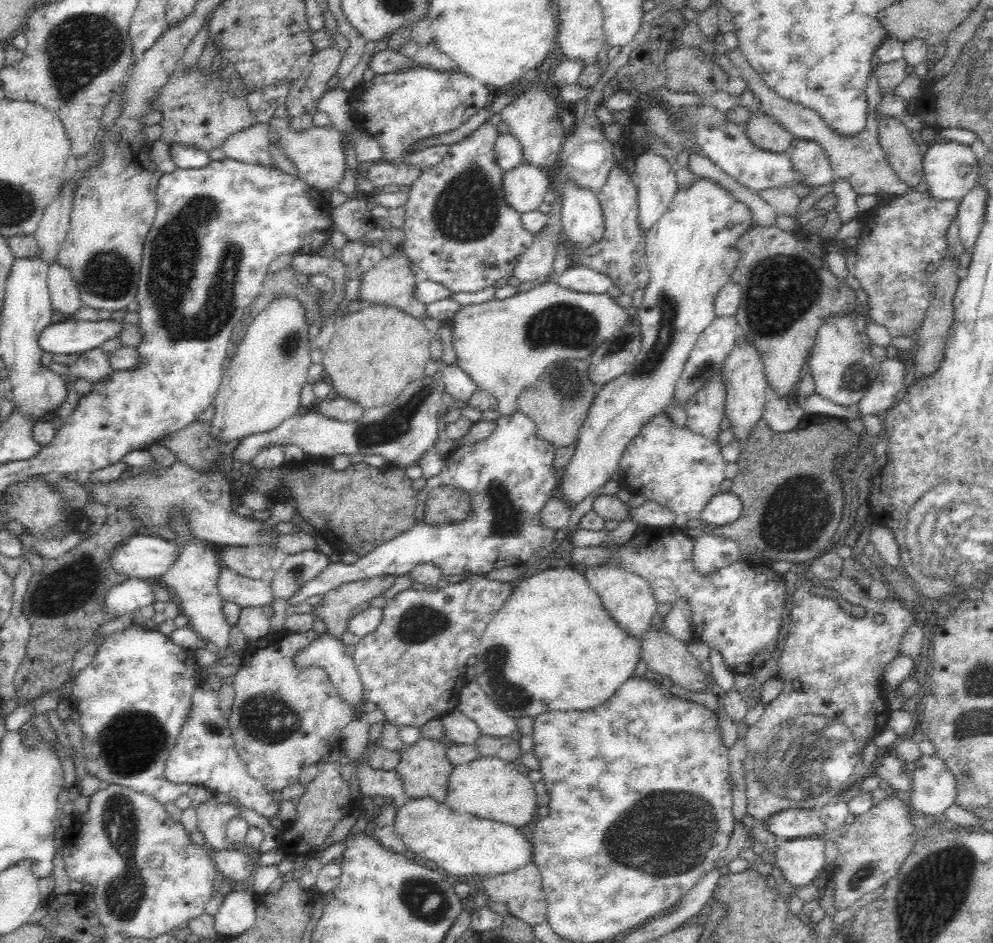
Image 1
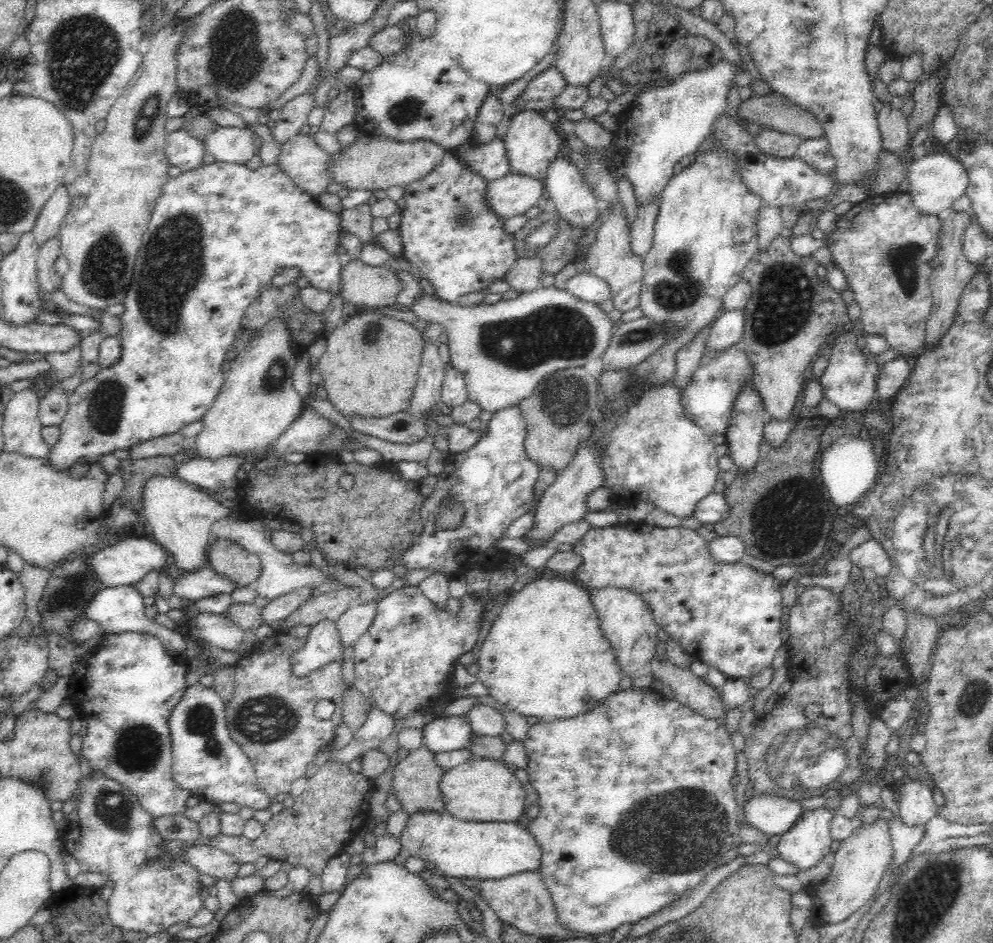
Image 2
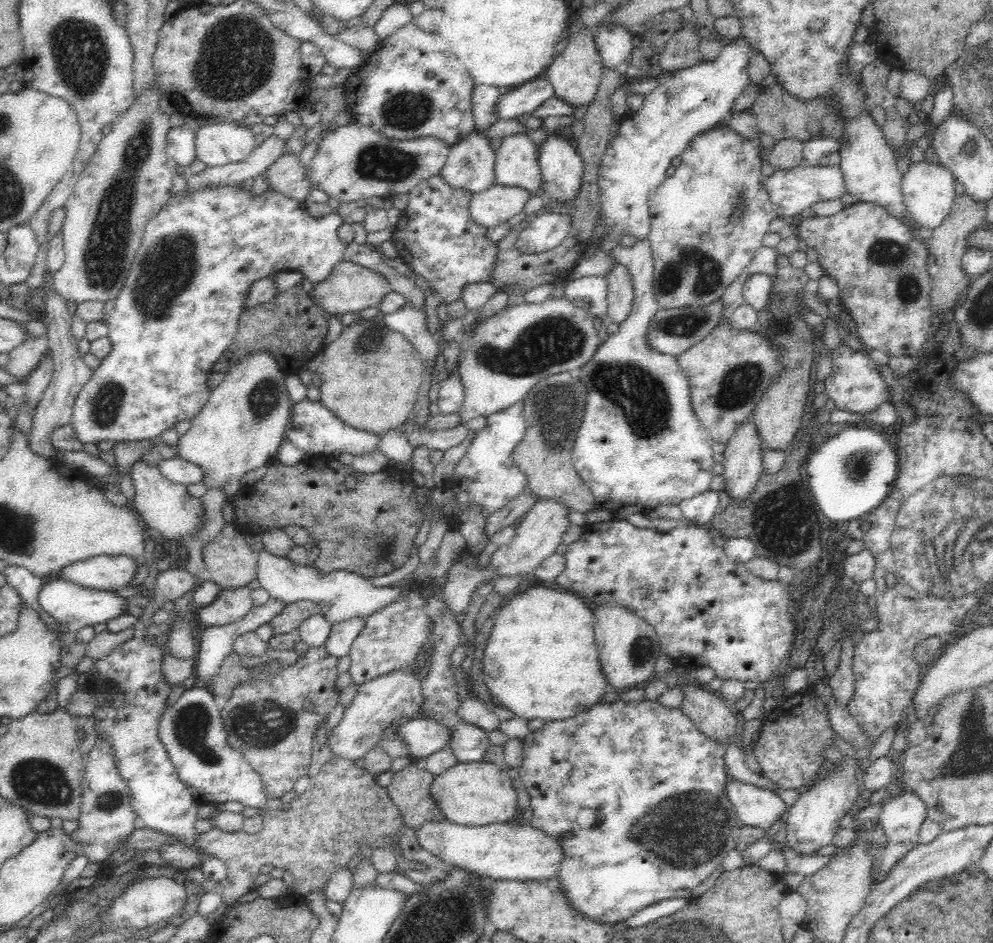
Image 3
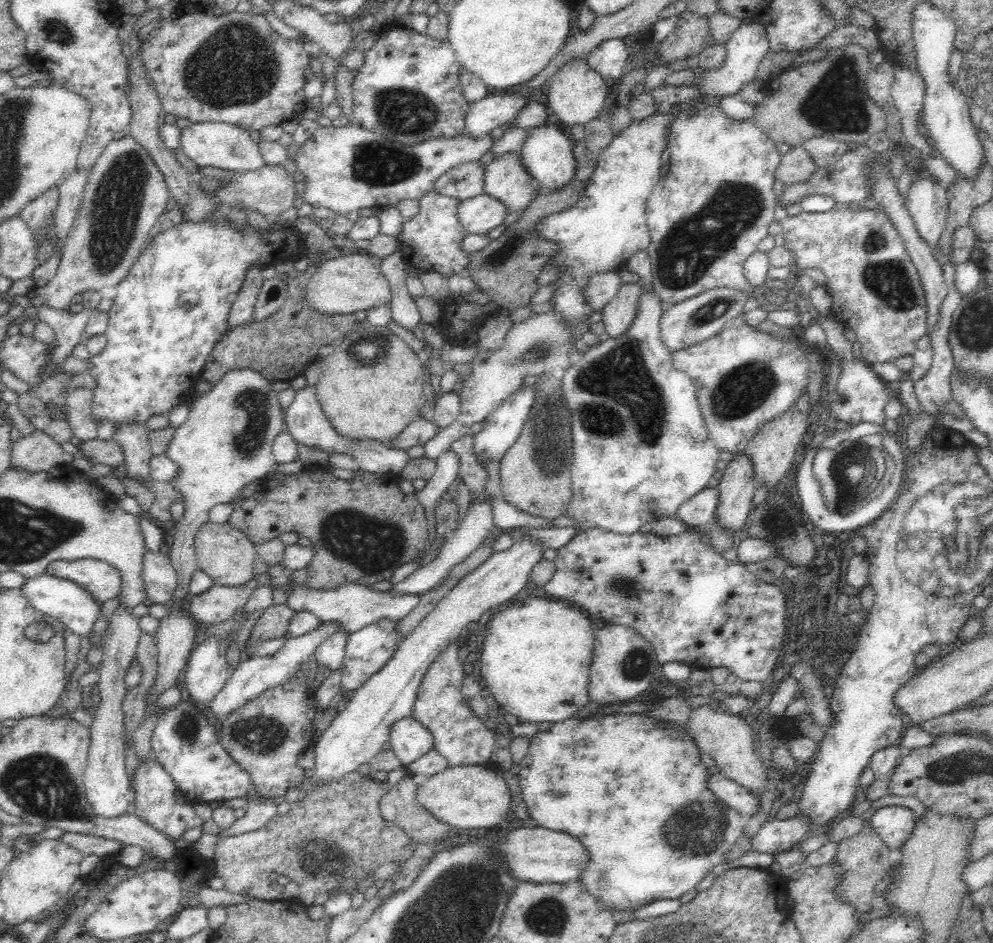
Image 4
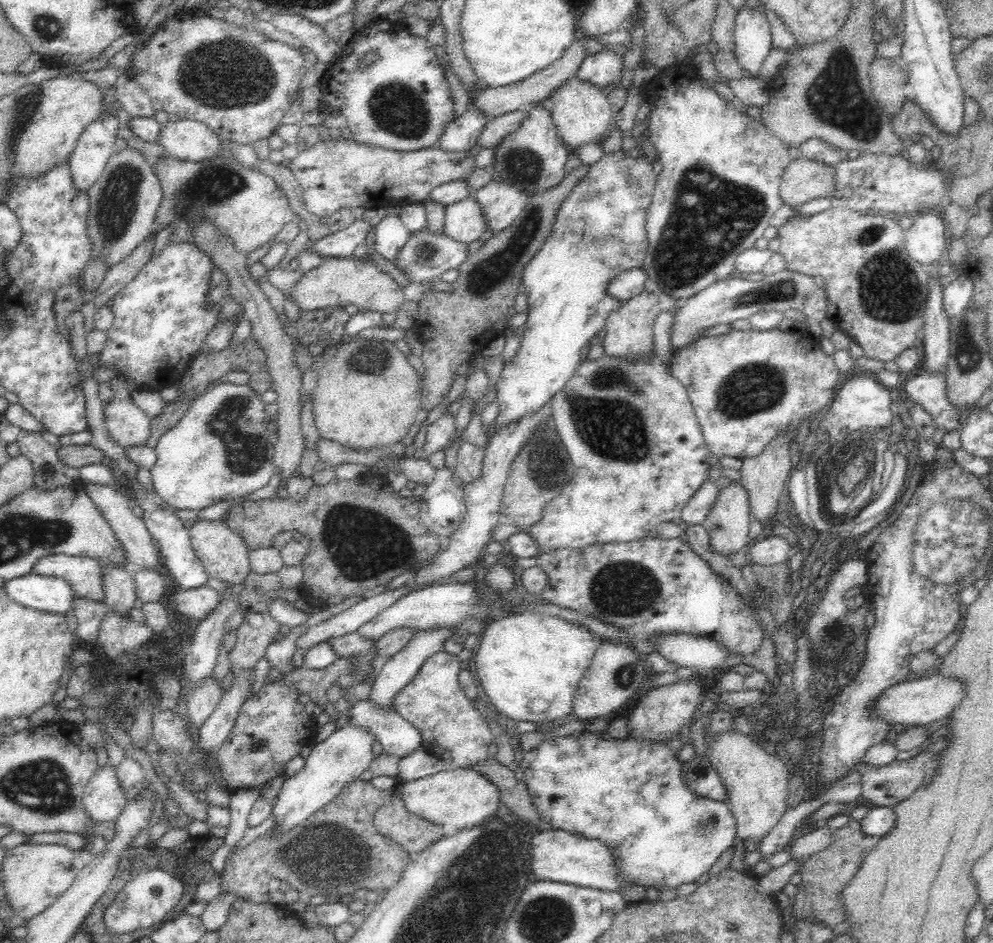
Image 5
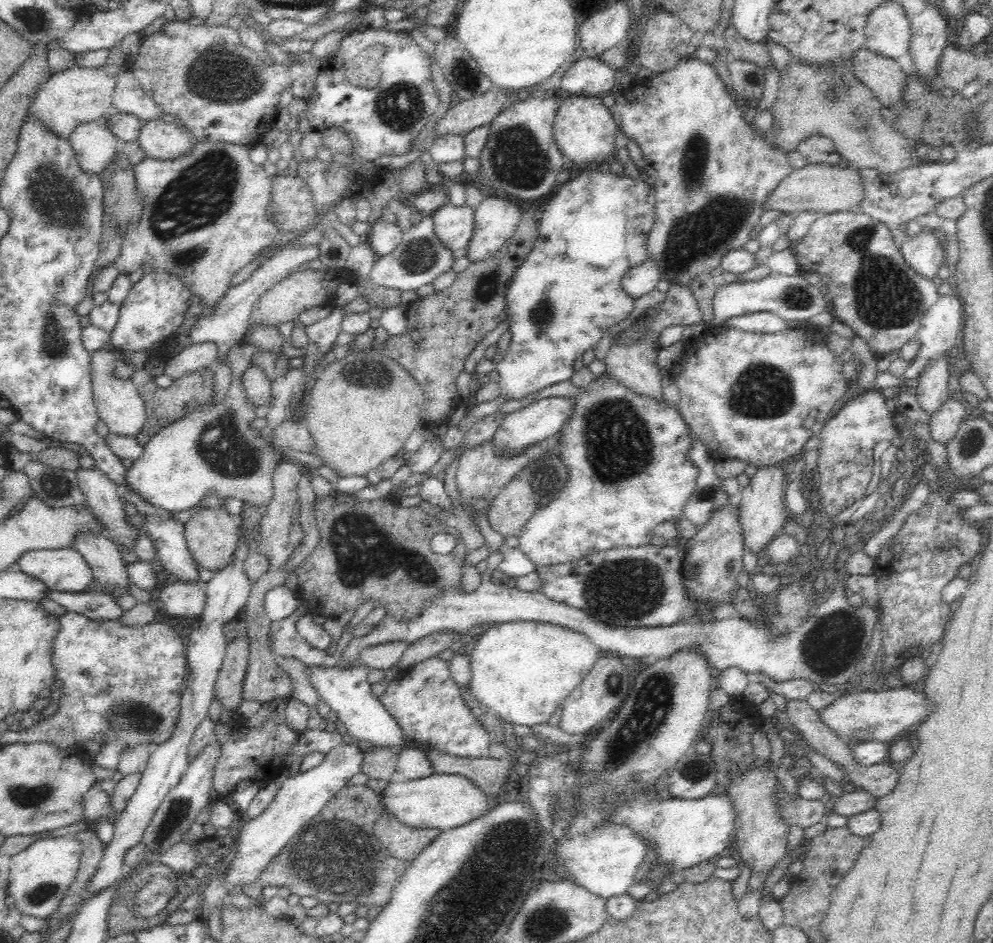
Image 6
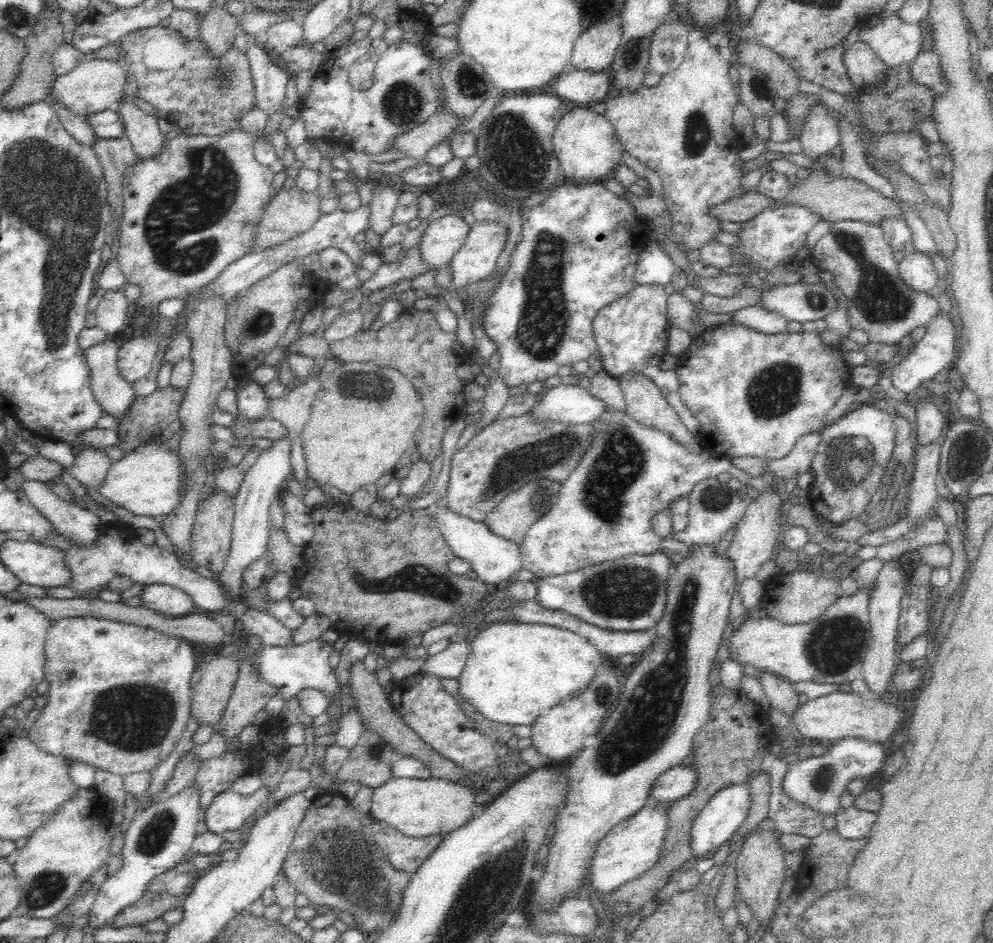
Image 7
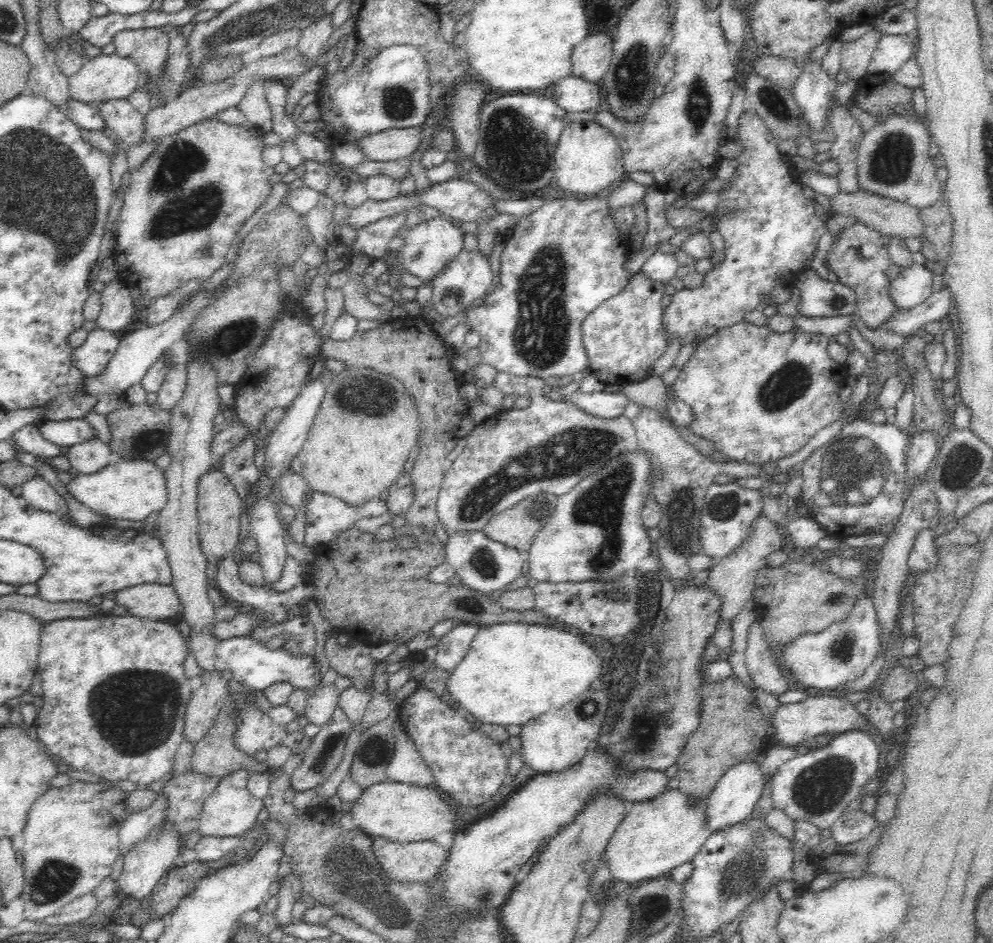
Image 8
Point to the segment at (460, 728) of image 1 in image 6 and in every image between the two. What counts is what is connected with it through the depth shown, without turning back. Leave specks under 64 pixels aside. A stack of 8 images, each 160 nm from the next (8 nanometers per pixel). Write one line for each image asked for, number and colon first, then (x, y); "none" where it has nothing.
2: (450, 732)
3: (423, 737)
4: (409, 740)
5: (398, 737)
6: (360, 713)

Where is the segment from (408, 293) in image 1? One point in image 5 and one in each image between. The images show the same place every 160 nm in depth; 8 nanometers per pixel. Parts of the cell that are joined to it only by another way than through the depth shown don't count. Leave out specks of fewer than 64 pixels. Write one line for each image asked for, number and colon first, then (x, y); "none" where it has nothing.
2: (362, 286)
3: (349, 287)
4: (350, 282)
5: (339, 280)

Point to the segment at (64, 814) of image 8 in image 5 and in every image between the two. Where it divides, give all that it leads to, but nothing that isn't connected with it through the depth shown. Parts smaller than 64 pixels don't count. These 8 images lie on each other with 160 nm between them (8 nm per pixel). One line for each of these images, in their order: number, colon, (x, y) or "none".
5: (35, 875)
6: (40, 875)
7: (57, 858)

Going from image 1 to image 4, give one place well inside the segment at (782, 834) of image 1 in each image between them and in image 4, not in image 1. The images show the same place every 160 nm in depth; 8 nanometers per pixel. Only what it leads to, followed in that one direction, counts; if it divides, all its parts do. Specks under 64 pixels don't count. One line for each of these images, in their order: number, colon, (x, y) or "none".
2: (772, 814)
3: (755, 806)
4: (736, 797)

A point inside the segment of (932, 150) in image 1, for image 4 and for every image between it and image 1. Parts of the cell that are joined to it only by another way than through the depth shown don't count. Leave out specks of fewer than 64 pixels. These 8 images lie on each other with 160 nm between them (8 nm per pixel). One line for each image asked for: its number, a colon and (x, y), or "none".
2: (935, 181)
3: (928, 192)
4: (927, 204)

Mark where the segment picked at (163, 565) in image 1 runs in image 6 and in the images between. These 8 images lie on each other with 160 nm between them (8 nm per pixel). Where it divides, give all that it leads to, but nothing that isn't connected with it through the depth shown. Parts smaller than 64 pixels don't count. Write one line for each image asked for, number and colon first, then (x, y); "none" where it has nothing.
2: (125, 563)
3: (108, 573)
4: (98, 578)
5: (82, 573)
6: (65, 570)

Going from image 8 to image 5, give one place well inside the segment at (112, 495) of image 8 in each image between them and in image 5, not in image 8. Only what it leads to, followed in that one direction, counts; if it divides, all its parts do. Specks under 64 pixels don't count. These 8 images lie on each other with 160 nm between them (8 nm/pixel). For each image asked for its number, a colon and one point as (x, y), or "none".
5: (220, 449)
6: (214, 449)
7: (146, 482)

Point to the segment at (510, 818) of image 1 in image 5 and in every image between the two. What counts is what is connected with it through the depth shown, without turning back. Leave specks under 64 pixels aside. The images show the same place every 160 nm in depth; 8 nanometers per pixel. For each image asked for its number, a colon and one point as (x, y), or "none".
2: (479, 790)
3: (474, 793)
4: (464, 797)
5: (457, 799)

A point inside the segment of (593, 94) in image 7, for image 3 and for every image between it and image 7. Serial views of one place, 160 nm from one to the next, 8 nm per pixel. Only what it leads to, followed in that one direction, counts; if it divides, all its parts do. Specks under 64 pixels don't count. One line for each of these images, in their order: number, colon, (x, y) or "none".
3: (614, 44)
4: (610, 59)
5: (603, 69)
6: (586, 77)

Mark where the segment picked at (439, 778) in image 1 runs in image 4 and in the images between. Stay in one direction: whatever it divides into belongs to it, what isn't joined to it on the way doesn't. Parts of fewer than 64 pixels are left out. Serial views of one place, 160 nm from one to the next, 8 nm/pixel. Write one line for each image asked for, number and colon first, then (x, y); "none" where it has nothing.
2: (416, 778)
3: (409, 790)
4: (399, 806)

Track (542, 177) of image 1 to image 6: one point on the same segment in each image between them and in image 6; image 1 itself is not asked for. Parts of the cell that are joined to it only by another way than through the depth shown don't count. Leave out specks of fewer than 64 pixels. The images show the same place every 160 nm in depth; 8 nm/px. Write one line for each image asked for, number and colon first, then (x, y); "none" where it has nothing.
2: (512, 195)
3: (494, 206)
4: (477, 215)
5: (463, 221)
6: (454, 226)

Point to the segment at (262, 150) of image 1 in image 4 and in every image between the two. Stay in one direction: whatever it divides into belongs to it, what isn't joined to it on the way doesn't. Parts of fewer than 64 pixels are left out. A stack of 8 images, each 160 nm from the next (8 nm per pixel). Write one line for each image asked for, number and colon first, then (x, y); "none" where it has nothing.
2: (227, 144)
3: (223, 143)
4: (216, 144)

